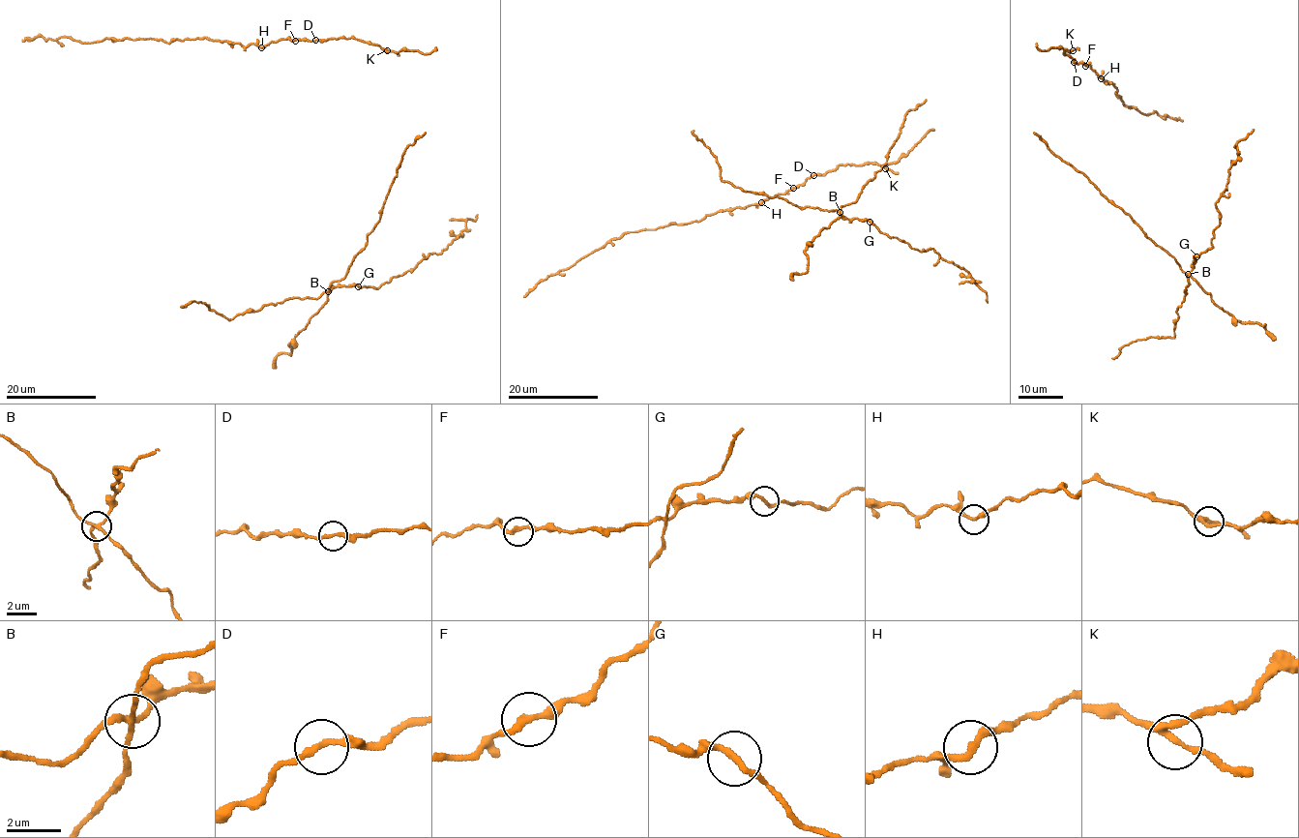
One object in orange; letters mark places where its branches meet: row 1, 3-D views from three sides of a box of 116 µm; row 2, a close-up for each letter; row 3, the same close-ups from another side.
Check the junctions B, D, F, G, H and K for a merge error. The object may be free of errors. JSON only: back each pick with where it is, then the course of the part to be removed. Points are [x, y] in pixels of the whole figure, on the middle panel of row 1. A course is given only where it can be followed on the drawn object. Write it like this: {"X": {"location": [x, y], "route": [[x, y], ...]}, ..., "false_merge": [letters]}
{"B": {"location": [840, 212], "route": [[840, 212], [840, 207], [856, 201], [862, 187], [873, 179], [886, 162], [905, 113], [927, 99]]}, "false_merge": ["B"]}

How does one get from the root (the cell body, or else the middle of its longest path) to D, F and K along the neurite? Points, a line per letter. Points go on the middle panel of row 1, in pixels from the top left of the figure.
D: (928, 131), (896, 162), (840, 164), (823, 174), (813, 175)
F: (928, 131), (896, 162), (840, 164), (823, 174), (811, 175), (793, 188)
K: (928, 131), (905, 154), (888, 164), (885, 168)

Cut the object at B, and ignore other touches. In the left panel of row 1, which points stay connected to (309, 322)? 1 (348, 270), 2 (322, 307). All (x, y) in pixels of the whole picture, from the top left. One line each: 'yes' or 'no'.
1: yes
2: yes

